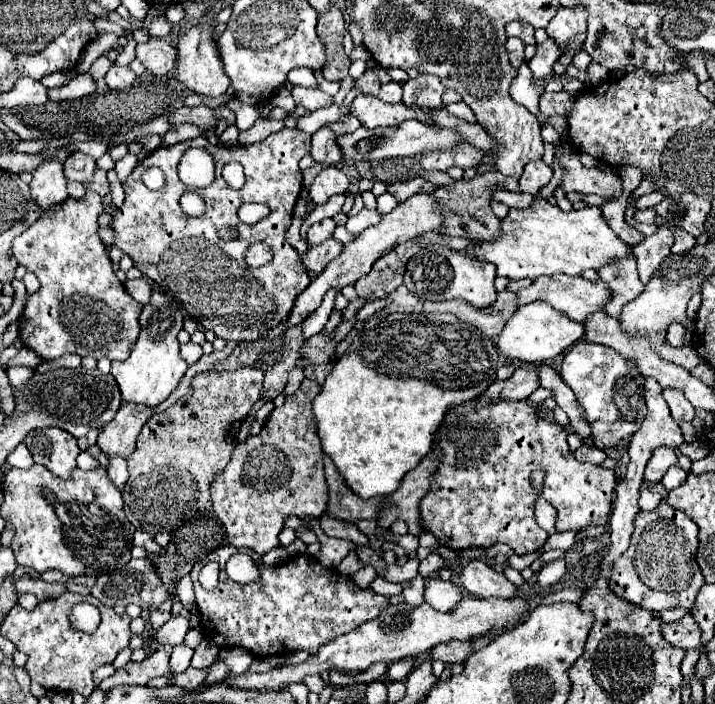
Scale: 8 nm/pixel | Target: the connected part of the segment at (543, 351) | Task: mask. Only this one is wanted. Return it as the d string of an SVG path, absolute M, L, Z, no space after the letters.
M535 301L519 307L509 317L503 331L497 337L497 349L503 355L503 359L525 361L525 363L545 363L547 359L557 357L575 341L579 341L583 337L583 331L585 331L583 323L577 323L567 315L563 315L561 311L555 311L549 303Z

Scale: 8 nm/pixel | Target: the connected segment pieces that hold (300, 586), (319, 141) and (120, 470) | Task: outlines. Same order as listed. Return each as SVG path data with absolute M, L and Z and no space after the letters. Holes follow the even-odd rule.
M223 545L193 565L191 579L207 639L221 649L243 647L255 657L289 655L291 651L307 651L315 655L323 643L375 619L389 605L389 597L377 595L371 587L359 589L349 575L341 575L337 569L325 569L311 555L295 555L281 565L267 567L255 551ZM233 553L247 553L257 563L259 577L253 583L241 585L225 575L225 563ZM209 561L221 565L221 577L213 591L203 589L197 581L201 567Z
M321 127L313 135L313 161L321 163L323 167L339 167L341 163L341 149L335 143L335 133L329 127Z
M111 457L109 459L109 467L107 467L107 475L111 479L111 483L123 491L127 479L129 479L129 471L127 471L127 461L121 457Z

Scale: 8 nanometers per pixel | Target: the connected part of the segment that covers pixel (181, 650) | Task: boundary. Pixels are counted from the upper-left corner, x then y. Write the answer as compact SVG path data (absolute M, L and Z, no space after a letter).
M185 643L173 647L173 653L171 653L171 669L173 669L173 673L183 673L189 667L191 657L193 657L193 649L187 647Z

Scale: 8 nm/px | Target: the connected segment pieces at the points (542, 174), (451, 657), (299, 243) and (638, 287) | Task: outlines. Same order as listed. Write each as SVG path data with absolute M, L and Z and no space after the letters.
M533 161L533 163L527 163L525 165L525 171L519 179L519 185L521 185L521 191L523 193L531 193L531 195L537 195L539 189L543 185L549 183L553 175L553 169L549 165L545 165L543 161Z
M449 641L441 643L431 649L431 659L433 661L443 661L443 663L463 663L467 659L467 653L471 653L471 643L473 641Z
M293 217L293 221L291 221L291 227L287 229L287 233L285 233L285 239L287 239L287 243L299 253L299 255L303 255L305 251L307 251L307 243L301 239L301 233L299 233L299 229L301 229L301 225L303 225L303 219L301 217Z
M631 255L631 259L621 259L619 263L609 263L607 267L603 267L601 275L613 293L613 299L607 303L605 313L619 317L621 307L639 297L639 293L643 291L643 283L637 275L637 263Z

